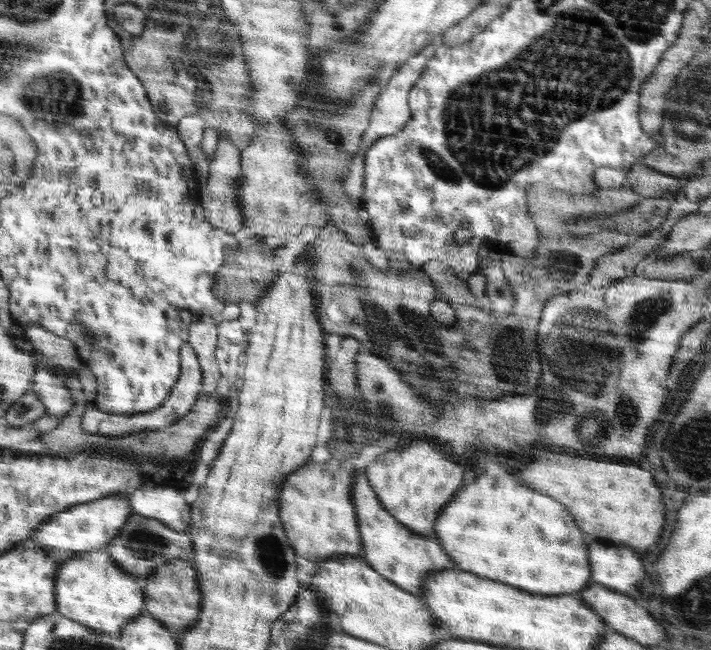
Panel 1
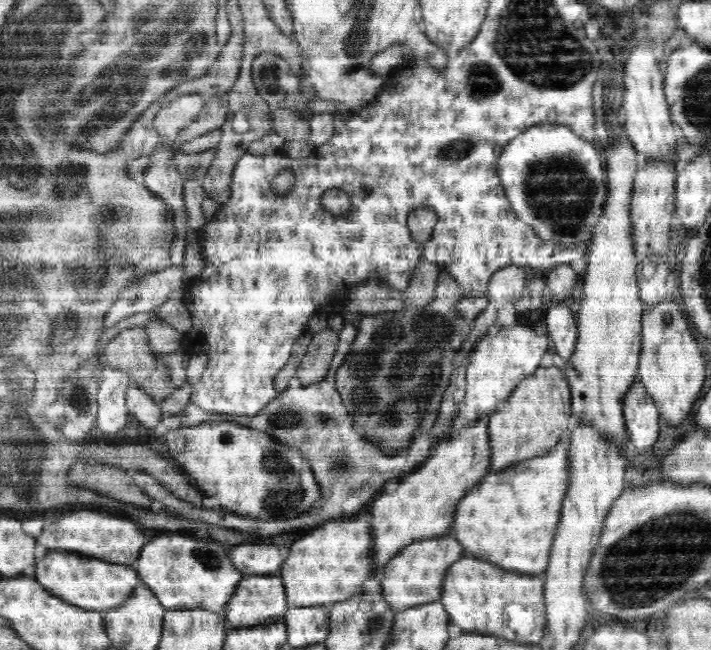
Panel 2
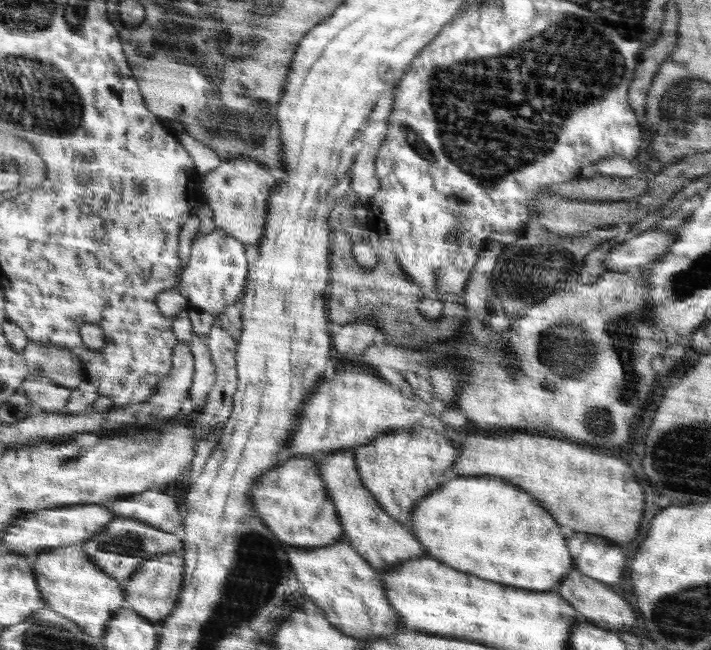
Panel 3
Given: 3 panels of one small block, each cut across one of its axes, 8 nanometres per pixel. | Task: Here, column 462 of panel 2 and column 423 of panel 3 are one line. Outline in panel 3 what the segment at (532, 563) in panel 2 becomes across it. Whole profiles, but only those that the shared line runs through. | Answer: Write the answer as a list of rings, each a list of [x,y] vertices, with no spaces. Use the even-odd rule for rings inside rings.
[[[494,478],[449,479],[413,510],[409,528],[425,545],[428,556],[439,559],[440,563],[456,570],[466,570],[466,573],[478,575],[478,578],[502,582],[518,589],[551,590],[558,582],[561,584],[568,571],[574,568],[572,551],[566,546],[560,526],[548,509],[540,505],[538,498],[526,490],[522,492],[513,484]]]

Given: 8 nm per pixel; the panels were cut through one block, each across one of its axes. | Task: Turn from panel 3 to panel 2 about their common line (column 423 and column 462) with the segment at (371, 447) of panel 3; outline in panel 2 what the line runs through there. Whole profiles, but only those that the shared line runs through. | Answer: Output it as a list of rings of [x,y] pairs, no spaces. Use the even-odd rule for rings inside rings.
[[[488,420],[467,424],[433,449],[418,468],[402,479],[404,482],[398,488],[373,500],[370,510],[372,551],[374,569],[379,576],[385,564],[405,546],[418,539],[436,538],[451,532],[460,501],[490,472],[492,453]]]

